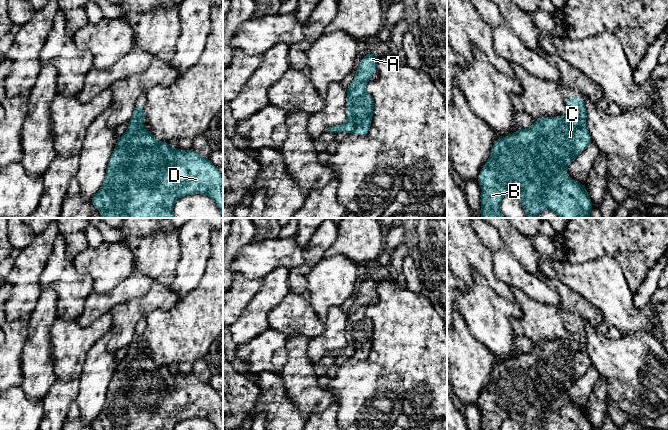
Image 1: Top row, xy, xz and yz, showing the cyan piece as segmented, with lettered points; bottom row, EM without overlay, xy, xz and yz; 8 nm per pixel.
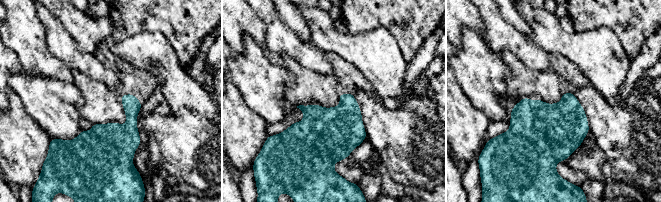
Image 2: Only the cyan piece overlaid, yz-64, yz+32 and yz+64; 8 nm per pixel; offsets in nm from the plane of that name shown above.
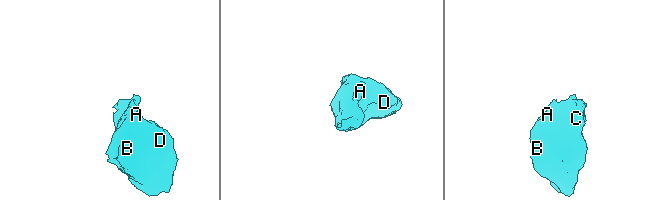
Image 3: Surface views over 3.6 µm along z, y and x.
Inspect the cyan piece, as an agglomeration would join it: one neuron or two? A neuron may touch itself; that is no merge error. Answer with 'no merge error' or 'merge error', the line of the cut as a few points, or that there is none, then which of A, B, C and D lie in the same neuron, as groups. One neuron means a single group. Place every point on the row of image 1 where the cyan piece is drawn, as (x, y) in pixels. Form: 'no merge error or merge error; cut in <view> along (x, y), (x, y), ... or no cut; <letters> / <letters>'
no merge error; no cut; A B C D

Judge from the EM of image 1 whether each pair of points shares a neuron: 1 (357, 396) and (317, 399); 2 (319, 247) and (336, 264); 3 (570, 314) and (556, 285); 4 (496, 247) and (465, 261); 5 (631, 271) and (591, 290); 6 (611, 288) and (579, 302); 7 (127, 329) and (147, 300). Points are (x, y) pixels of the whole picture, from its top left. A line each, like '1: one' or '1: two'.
1: two
2: two
3: one
4: two
5: two
6: two
7: one

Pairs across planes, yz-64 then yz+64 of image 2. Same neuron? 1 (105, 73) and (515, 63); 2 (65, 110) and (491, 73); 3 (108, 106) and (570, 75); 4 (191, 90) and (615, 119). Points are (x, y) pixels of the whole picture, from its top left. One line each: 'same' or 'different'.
1: different
2: same
3: different
4: different

